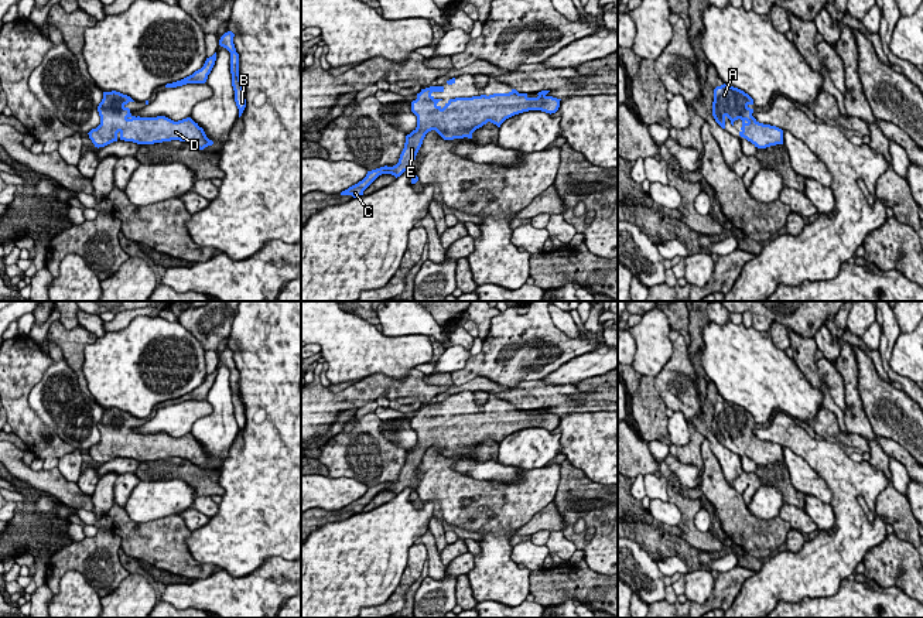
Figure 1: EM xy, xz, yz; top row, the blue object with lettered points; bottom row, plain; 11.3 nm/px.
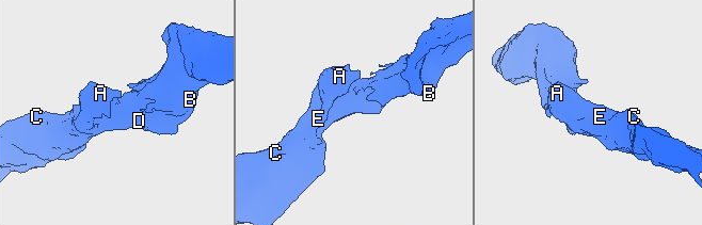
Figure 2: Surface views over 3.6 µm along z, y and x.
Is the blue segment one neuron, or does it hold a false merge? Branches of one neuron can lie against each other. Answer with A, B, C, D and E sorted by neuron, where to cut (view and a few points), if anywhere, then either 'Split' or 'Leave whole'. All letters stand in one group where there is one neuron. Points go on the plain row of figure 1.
Groups: A B C D E. No split. Leave whole

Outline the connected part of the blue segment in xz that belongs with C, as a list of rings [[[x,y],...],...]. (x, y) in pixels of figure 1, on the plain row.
[[[444,403],[421,406],[417,416],[411,419],[411,428],[417,433],[417,444],[406,453],[399,479],[393,484],[384,482],[368,488],[362,498],[342,508],[341,512],[360,513],[379,492],[392,491],[397,495],[410,486],[425,451],[431,447],[435,447],[444,457],[472,455],[472,450],[488,438],[500,444],[506,436],[523,428],[541,427],[551,431],[558,427],[561,417],[548,413],[550,407],[541,407],[537,414],[529,414],[527,410],[512,406],[509,410],[449,416],[441,424],[437,420],[442,416],[435,416],[433,409],[444,409]]]

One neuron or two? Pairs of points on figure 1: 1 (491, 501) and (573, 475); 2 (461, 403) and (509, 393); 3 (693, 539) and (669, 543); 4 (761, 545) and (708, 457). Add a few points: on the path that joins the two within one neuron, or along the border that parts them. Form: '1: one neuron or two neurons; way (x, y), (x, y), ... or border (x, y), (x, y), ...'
1: two neurons; border (560, 464), (560, 482), (551, 501)
2: two neurons; border (469, 391), (461, 391), (455, 395)
3: two neurons; border (682, 536), (696, 547), (711, 553)
4: one neuron; way (739, 523), (728, 502), (714, 487), (713, 478)

